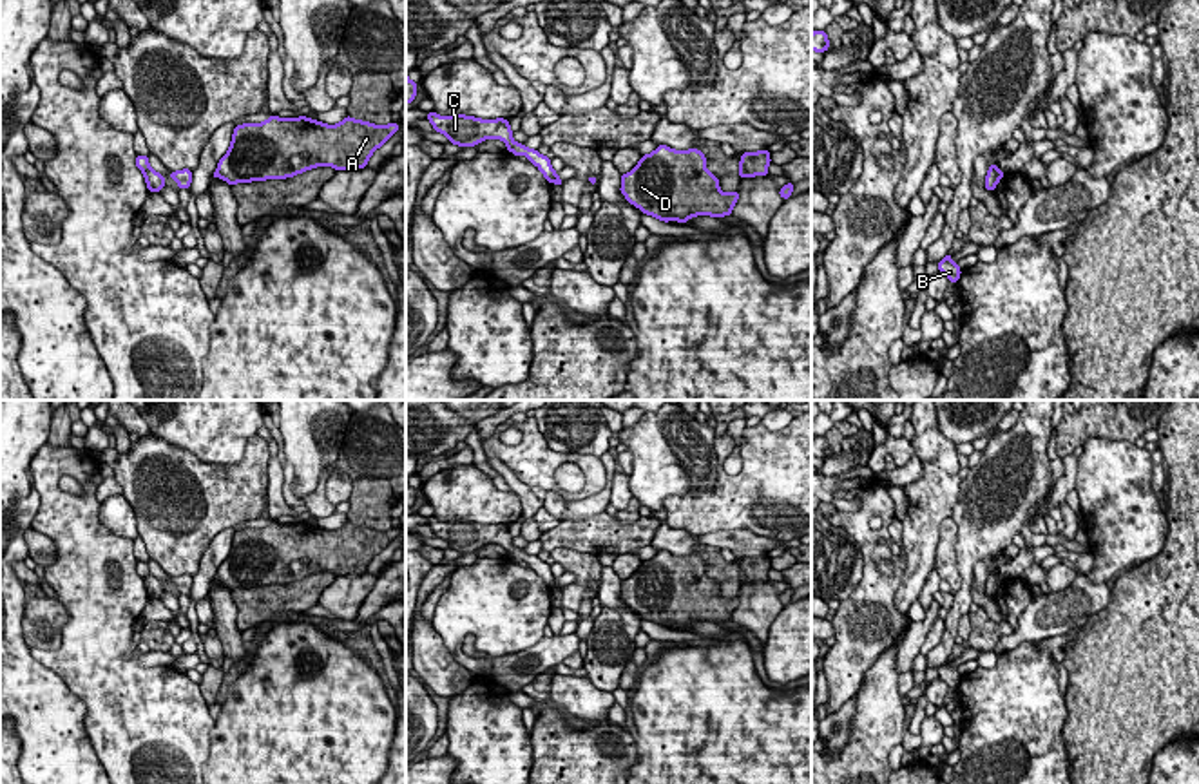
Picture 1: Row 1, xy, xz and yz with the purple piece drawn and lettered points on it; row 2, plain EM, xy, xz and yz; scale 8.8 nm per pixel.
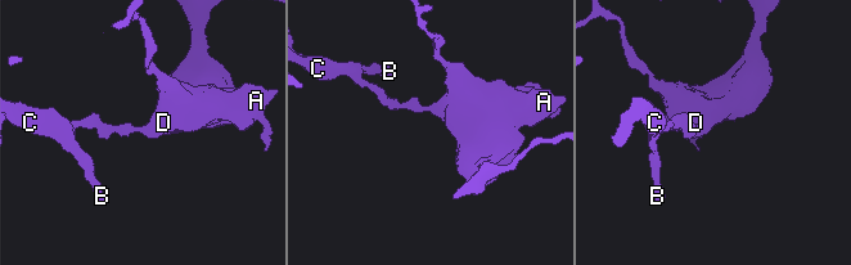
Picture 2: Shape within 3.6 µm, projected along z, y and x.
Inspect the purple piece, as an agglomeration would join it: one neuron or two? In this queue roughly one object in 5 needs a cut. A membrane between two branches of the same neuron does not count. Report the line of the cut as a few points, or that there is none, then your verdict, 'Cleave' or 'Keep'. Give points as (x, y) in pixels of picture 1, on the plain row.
Split along xz (553, 578), (555, 587). Cleave

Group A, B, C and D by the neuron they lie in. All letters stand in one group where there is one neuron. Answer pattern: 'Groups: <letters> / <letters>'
Groups: A D / B C

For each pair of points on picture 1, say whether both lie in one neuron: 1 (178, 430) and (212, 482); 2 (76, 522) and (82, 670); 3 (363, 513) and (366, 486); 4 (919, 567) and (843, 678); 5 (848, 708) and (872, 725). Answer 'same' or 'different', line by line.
1: different
2: same
3: same
4: different
5: different

